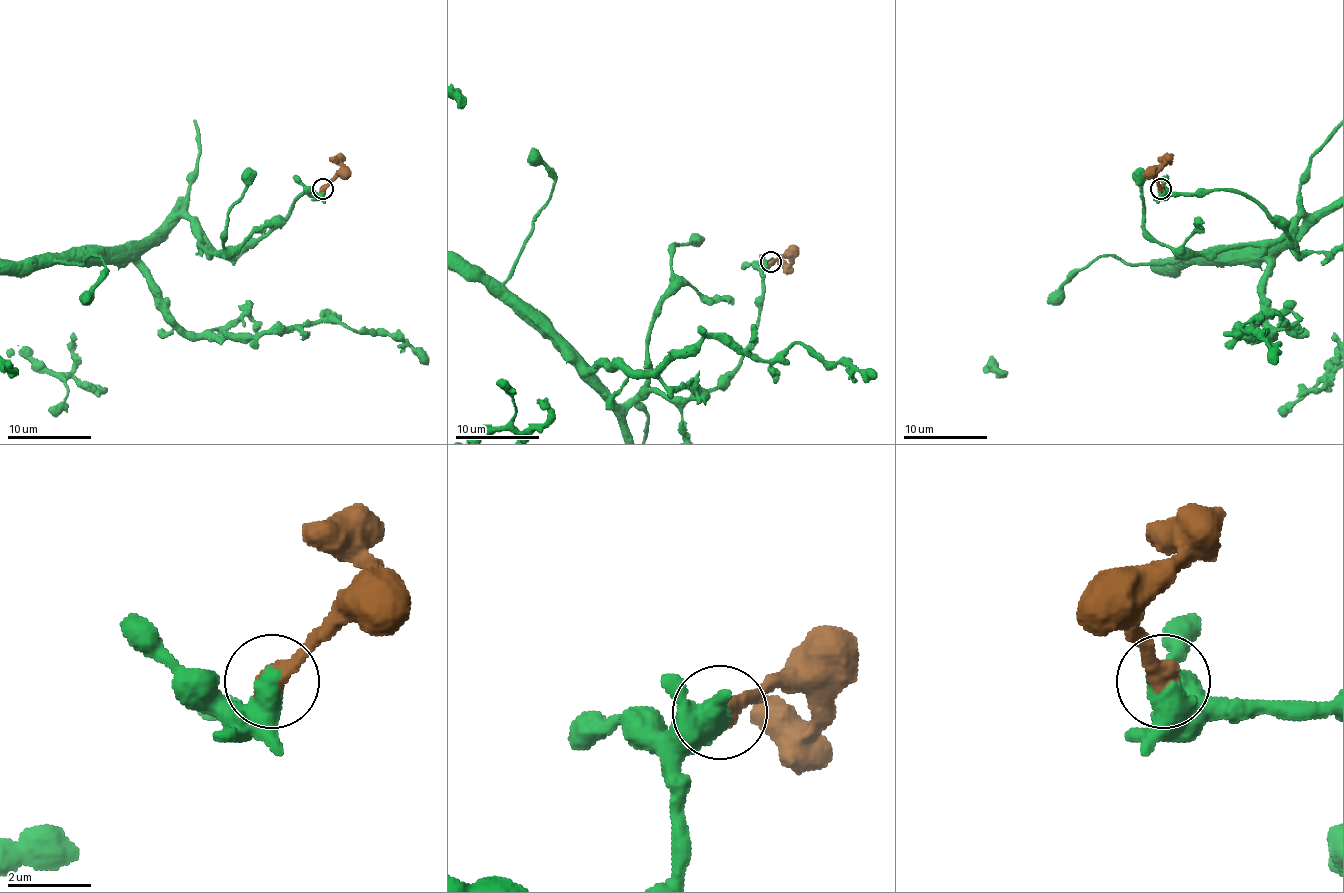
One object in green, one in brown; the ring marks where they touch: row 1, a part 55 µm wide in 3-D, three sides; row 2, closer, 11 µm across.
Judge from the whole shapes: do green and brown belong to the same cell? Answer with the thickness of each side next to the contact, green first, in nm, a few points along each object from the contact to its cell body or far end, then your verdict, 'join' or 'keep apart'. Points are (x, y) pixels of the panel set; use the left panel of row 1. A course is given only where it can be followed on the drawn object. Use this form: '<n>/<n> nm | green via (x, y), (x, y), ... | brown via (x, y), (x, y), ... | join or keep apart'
550/550 nm | green via (322, 188), (306, 192), (276, 225), (239, 253), (218, 253), (184, 217), (143, 240), (88, 255) | brown via (322, 188), (341, 167), (329, 156) | join

